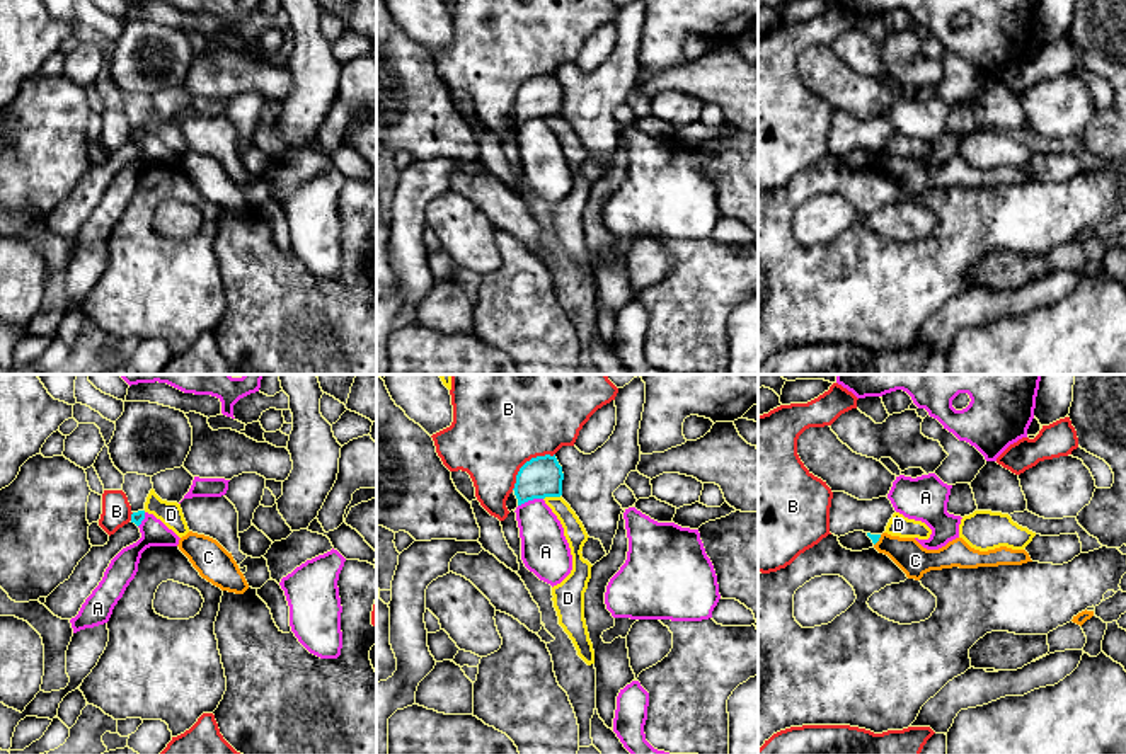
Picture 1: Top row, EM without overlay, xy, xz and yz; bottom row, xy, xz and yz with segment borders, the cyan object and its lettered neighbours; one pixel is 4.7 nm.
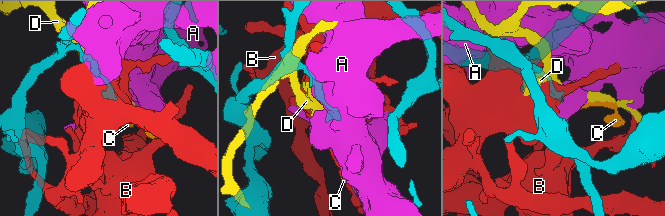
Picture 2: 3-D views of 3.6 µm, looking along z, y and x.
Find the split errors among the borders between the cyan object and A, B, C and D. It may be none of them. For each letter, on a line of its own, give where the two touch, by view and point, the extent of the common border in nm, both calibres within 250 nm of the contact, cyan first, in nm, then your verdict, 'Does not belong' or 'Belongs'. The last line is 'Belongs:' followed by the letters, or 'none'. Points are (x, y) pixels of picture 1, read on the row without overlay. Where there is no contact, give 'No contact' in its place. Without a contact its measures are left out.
A: Touches cyan at xz (530, 118). Shared border 130 nm. Thickness 200 nm (cyan) against 220 nm. Does not belong
B: Touches cyan at xz (527, 80). Shared border 260 nm. Thickness 200 nm (cyan) against 440 nm. Does not belong
C: Touches cyan at yz (878, 159). Shared border 70 nm. Thickness 40 nm (cyan) against 150 nm. Does not belong
D: Touches cyan at xz (551, 114). Shared border 80 nm. Thickness 200 nm (cyan) against 100 nm. Does not belong
Belongs: none

